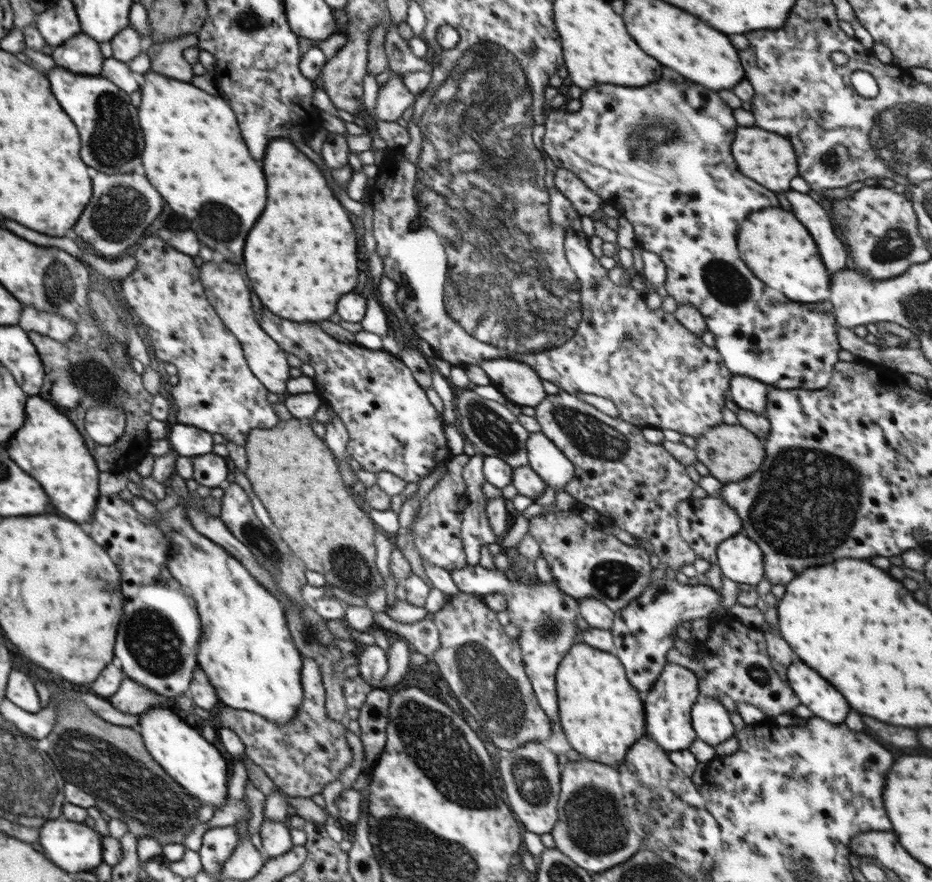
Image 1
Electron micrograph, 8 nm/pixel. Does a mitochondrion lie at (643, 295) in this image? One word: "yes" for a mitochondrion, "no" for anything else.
no

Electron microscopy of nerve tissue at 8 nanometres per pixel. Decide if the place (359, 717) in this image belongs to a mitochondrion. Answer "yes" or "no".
no

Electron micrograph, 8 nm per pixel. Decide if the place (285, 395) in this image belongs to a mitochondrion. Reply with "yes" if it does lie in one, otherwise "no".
no

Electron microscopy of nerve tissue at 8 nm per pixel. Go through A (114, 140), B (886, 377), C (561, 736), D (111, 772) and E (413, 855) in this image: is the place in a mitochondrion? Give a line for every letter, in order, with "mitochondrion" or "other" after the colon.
A: mitochondrion
B: other
C: other
D: mitochondrion
E: mitochondrion

